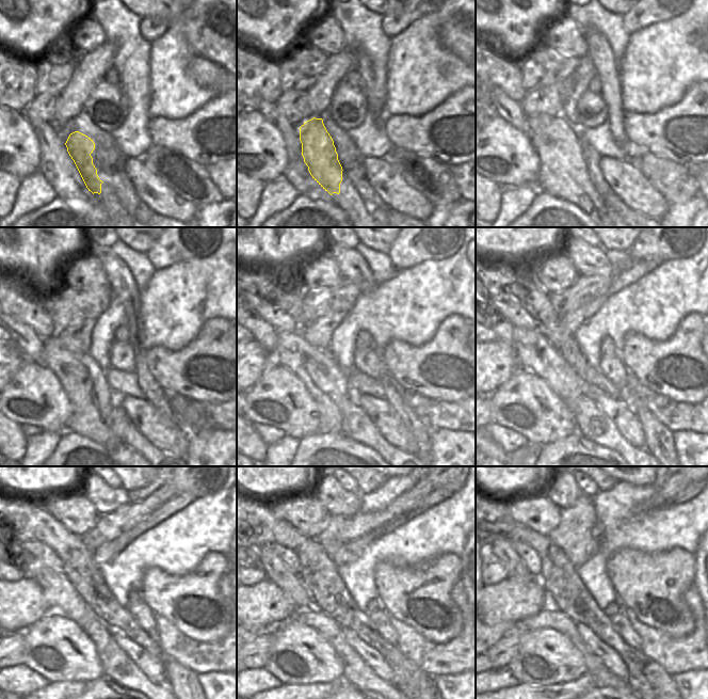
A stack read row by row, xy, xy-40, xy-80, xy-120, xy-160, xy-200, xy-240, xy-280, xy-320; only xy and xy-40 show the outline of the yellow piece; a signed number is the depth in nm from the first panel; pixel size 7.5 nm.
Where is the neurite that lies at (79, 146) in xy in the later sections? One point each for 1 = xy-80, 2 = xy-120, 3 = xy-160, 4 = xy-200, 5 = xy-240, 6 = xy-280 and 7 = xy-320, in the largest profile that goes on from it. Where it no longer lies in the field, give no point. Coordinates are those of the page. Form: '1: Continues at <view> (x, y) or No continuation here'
1: Continues at xy-80 (560, 148)
2: Continues at xy-120 (84, 382)
3: Continues at xy-160 (327, 384)
4: Continues at xy-200 (533, 352)
5: Continues at xy-240 (60, 594)
6: Continues at xy-280 (276, 571)
7: Continues at xy-320 (502, 549).

